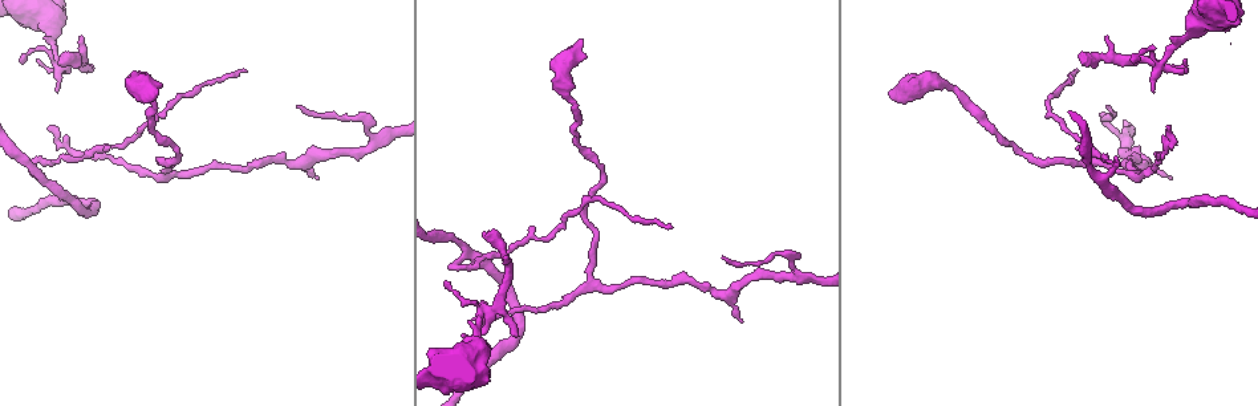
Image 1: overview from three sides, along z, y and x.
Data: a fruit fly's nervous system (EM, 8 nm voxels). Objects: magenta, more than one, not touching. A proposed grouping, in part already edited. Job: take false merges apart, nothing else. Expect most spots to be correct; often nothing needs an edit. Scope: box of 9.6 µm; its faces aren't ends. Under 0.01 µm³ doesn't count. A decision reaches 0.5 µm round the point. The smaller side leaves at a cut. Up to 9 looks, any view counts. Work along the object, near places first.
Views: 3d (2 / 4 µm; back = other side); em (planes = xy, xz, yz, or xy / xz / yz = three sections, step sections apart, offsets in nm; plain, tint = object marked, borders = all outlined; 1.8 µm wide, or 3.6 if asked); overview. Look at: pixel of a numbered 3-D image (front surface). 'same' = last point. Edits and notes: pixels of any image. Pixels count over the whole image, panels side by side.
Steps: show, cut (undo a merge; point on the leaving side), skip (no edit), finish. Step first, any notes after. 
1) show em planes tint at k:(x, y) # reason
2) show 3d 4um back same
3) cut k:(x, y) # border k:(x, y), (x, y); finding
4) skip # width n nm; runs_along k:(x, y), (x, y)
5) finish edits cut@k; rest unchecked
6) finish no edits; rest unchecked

show 3d 4um at 1:(41, 181) # a fork

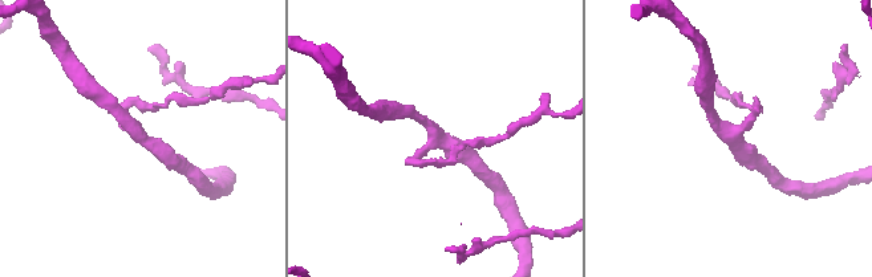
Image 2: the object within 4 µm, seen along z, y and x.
show em xz step 8 tint at 2:(136, 135) # shape alone is not enough

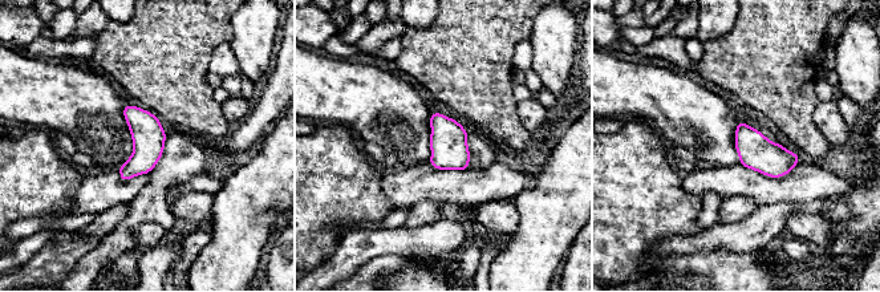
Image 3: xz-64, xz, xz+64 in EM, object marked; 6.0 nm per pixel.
show em planes tint same # cut it another way

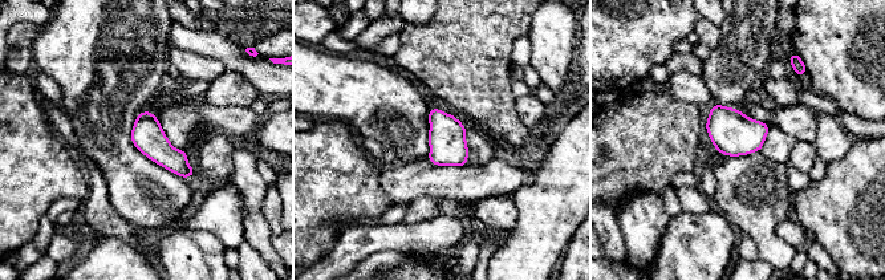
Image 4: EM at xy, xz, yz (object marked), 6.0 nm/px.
skip # width 200 nm; continuous, no second neuron

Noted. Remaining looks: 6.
show 3d 2um at 1:(57, 65) # thick turns thin

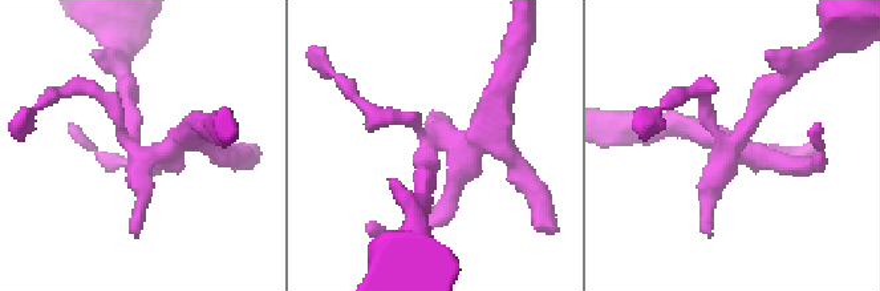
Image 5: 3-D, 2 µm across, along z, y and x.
show em planes tint at 5:(440, 148) # need the tissue

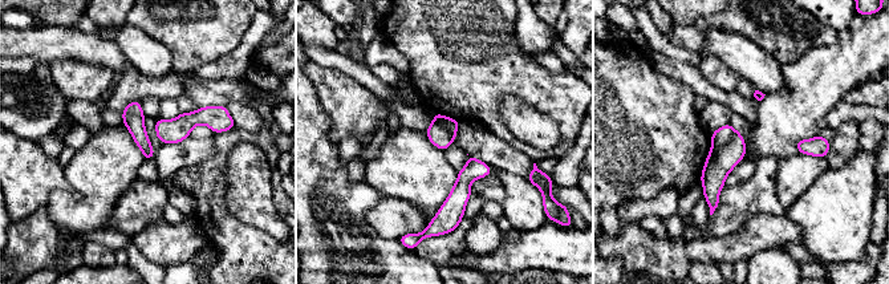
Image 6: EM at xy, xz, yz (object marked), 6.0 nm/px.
cut 6:(721, 137) # part_leaving 6:(224, 126), (194, 118), (158, 128); two neurons meet here

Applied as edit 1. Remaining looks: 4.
show em planes plain at 1:(591, 280) # sharp bend

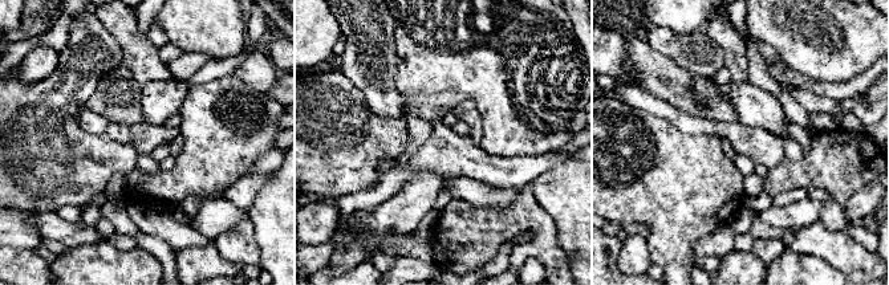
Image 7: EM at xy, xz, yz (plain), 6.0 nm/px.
show em planes borders same # see the neighbours

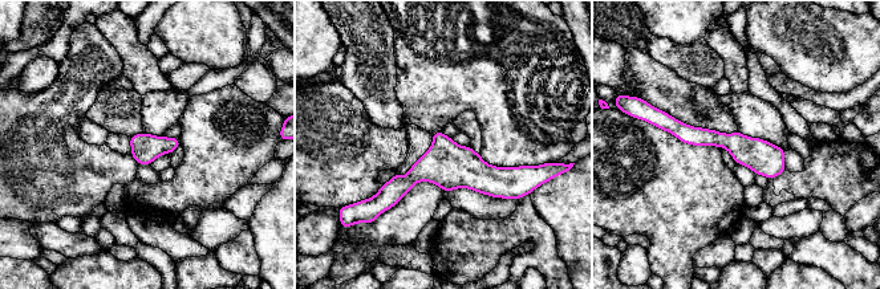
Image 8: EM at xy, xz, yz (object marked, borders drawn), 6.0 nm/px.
skip # runs_along 8:(518, 176), (417, 173), (380, 195); all the same neuron

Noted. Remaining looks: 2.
show em planes plain at 1:(359, 114) # sharp bend

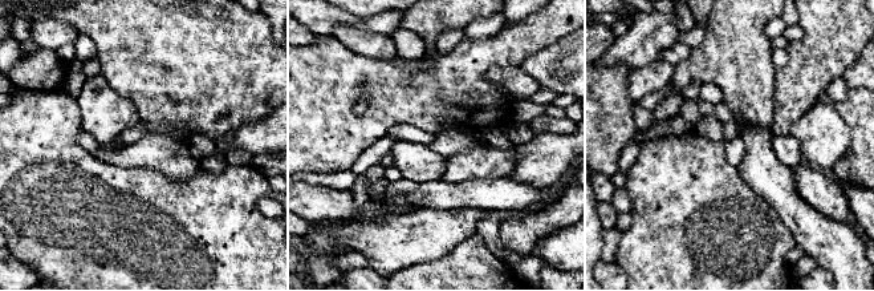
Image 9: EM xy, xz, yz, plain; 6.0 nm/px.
show em planes tint same # where the object lies

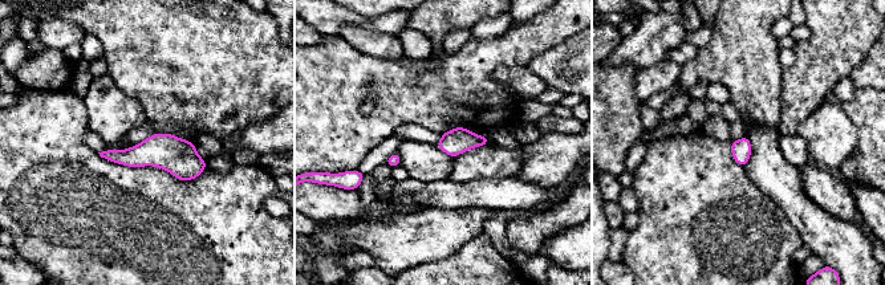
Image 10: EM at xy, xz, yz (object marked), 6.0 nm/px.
skip # continuous, no second neuron

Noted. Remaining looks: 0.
finish edits cut@6; rest unchecked

